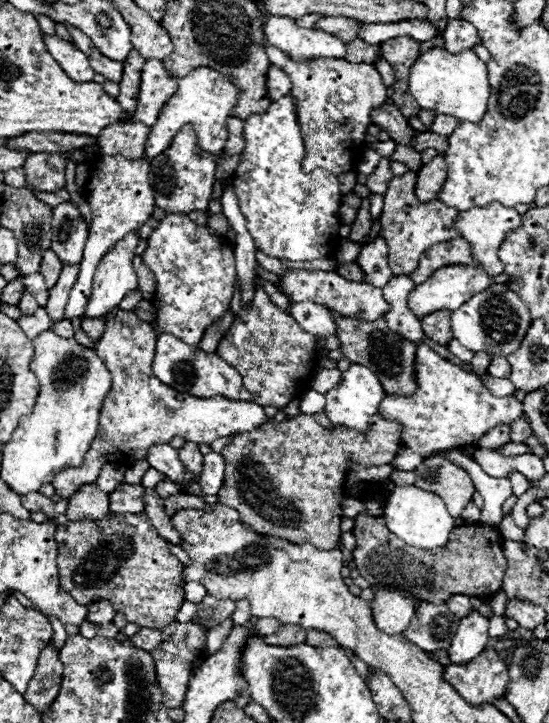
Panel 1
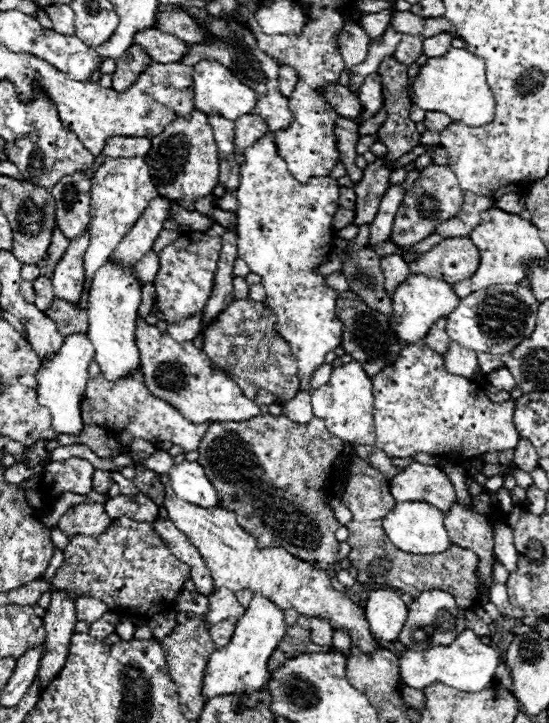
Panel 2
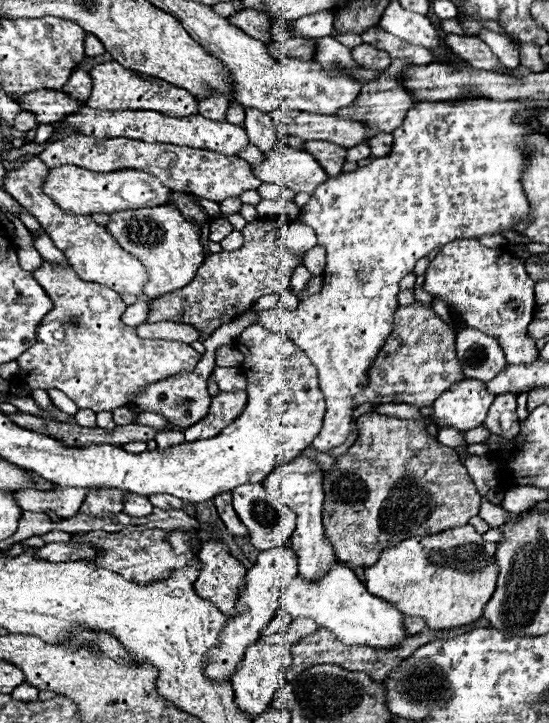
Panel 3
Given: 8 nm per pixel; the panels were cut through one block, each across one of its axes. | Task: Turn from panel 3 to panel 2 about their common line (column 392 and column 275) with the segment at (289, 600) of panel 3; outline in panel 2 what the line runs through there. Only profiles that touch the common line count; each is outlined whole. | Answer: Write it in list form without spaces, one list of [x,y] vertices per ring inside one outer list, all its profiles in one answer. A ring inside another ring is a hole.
[[[254,596],[250,606],[246,608],[244,616],[238,620],[236,630],[232,634],[232,642],[224,650],[216,650],[208,658],[208,666],[204,670],[204,686],[202,686],[202,698],[210,700],[212,696],[224,696],[224,694],[252,694],[264,688],[264,684],[270,678],[268,672],[268,658],[276,644],[284,638],[286,624],[282,610],[274,606],[268,598]]]

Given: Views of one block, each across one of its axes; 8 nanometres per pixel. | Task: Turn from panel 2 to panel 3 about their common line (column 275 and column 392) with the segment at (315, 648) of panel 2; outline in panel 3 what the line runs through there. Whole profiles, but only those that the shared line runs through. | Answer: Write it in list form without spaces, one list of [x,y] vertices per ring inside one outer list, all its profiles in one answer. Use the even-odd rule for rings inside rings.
[[[484,618],[472,622],[472,624],[466,624],[466,626],[460,626],[460,628],[450,628],[450,630],[430,630],[426,628],[424,632],[420,634],[414,634],[410,638],[406,638],[396,650],[372,650],[368,646],[344,646],[330,630],[316,630],[314,634],[302,638],[296,646],[294,646],[294,654],[292,654],[292,666],[288,668],[288,676],[296,676],[296,674],[302,674],[304,670],[312,668],[312,666],[318,666],[318,664],[336,664],[340,668],[346,668],[346,670],[352,670],[352,672],[366,672],[370,674],[372,680],[380,682],[380,680],[386,680],[388,674],[404,660],[408,658],[416,648],[432,642],[432,640],[444,640],[444,638],[456,638],[456,636],[462,636],[464,632],[470,632],[472,628],[486,628],[488,622]]]

